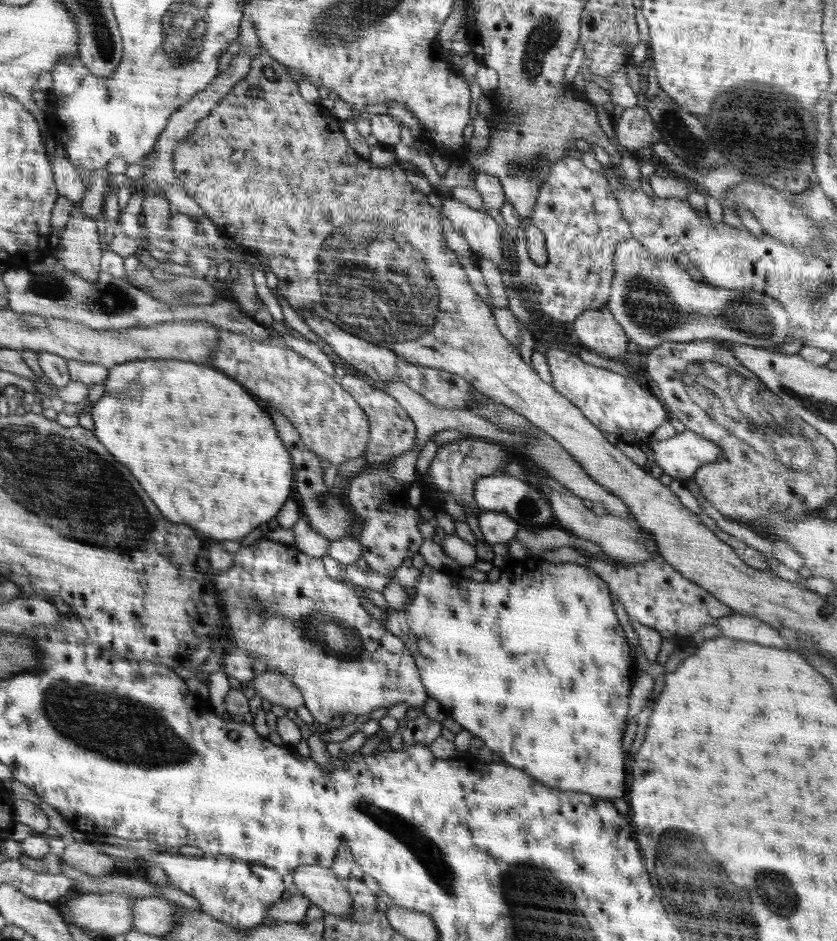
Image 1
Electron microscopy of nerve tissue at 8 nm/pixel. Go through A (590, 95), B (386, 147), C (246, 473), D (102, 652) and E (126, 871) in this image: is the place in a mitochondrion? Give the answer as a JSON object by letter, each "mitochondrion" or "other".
{"A":"other","B":"other","C":"other","D":"other","E":"other"}

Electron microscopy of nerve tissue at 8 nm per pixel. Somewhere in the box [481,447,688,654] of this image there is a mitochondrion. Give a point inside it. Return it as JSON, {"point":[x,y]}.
{"point":[527,505]}

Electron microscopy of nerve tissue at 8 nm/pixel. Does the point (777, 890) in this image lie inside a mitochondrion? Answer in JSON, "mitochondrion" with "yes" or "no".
{"mitochondrion":"yes"}

